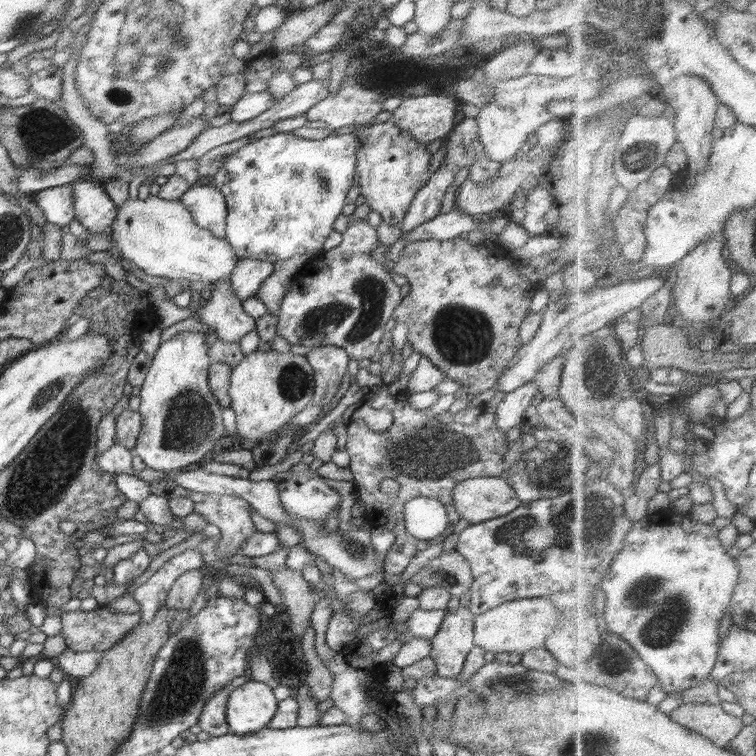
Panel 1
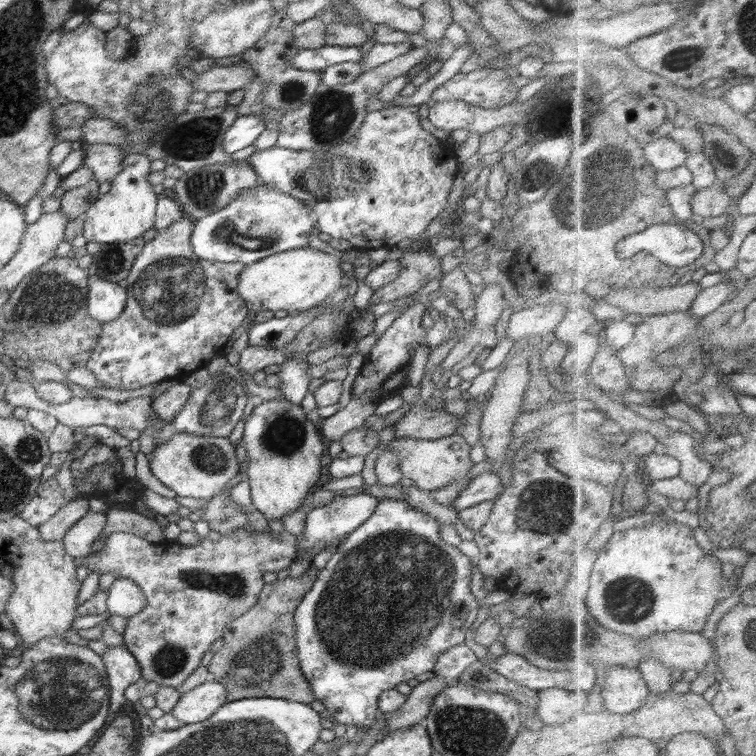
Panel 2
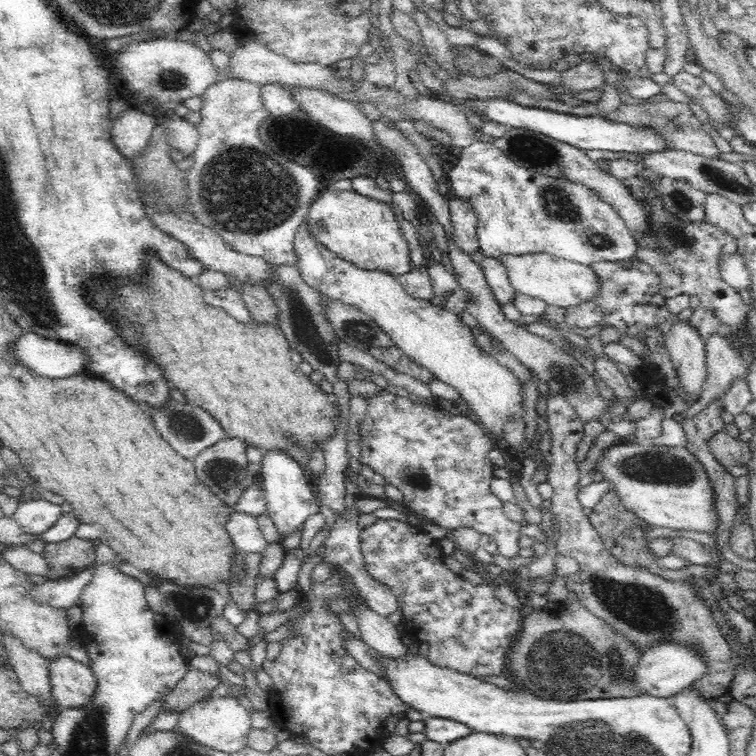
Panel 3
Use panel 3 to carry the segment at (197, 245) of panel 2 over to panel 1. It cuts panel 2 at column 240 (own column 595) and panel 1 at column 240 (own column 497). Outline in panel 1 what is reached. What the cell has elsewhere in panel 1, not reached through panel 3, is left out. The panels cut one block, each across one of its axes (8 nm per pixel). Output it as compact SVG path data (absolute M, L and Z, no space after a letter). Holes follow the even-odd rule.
M276 133L254 139L226 155L212 187L222 192L226 199L226 242L238 258L268 260L275 263L296 255L310 255L323 248L334 220L342 213L346 196L356 176L356 154L362 141L358 133L330 134L319 140L297 137L293 133Z

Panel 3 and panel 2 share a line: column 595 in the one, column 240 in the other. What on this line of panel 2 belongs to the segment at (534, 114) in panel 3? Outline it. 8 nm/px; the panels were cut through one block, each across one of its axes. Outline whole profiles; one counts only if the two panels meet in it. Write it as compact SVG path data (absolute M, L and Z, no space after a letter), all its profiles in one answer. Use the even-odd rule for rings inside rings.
M259 115L236 117L232 126L222 136L223 149L228 155L254 145L254 141L266 130L265 120Z

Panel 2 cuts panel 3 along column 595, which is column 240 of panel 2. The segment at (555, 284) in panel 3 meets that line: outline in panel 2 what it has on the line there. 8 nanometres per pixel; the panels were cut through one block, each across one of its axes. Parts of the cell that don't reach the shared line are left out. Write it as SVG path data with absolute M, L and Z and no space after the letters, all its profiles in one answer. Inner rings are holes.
M296 248L286 252L266 256L258 262L246 265L237 275L238 294L247 302L249 310L277 310L302 312L318 307L330 296L336 294L344 272L340 268L340 258L320 250Z

